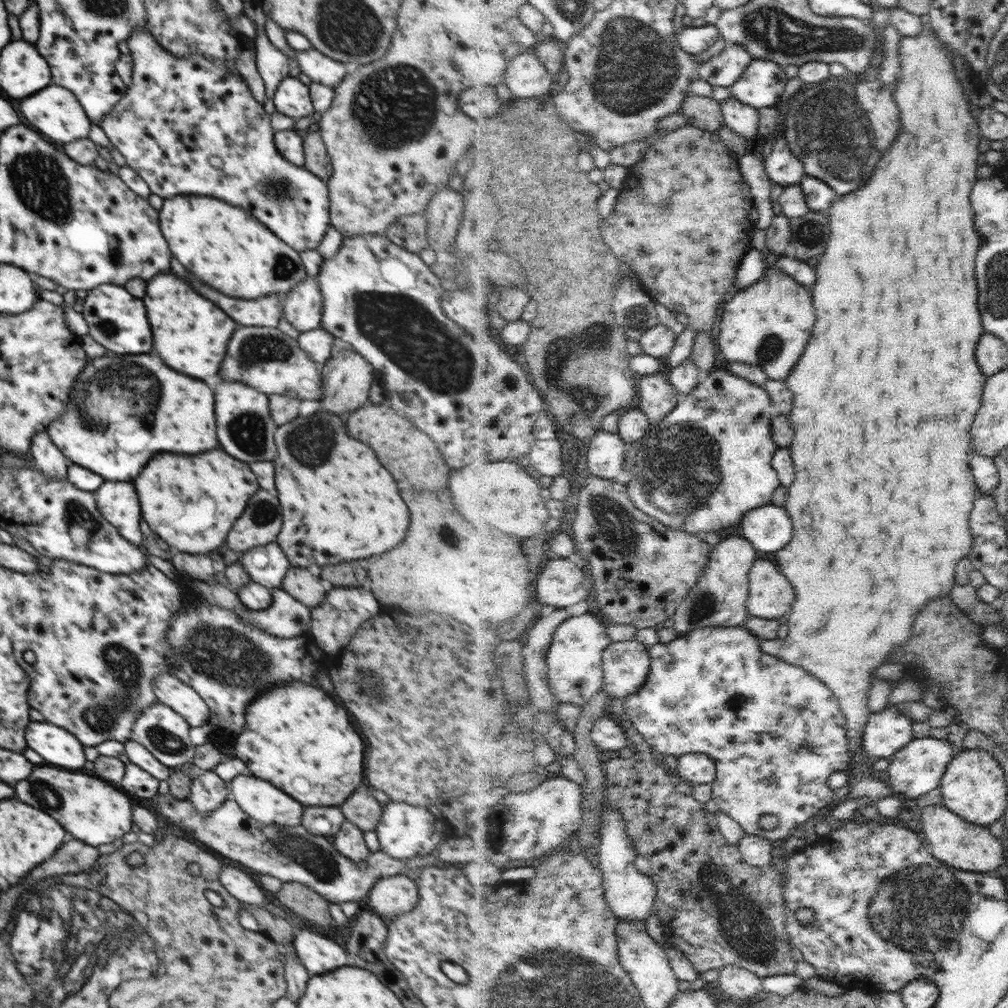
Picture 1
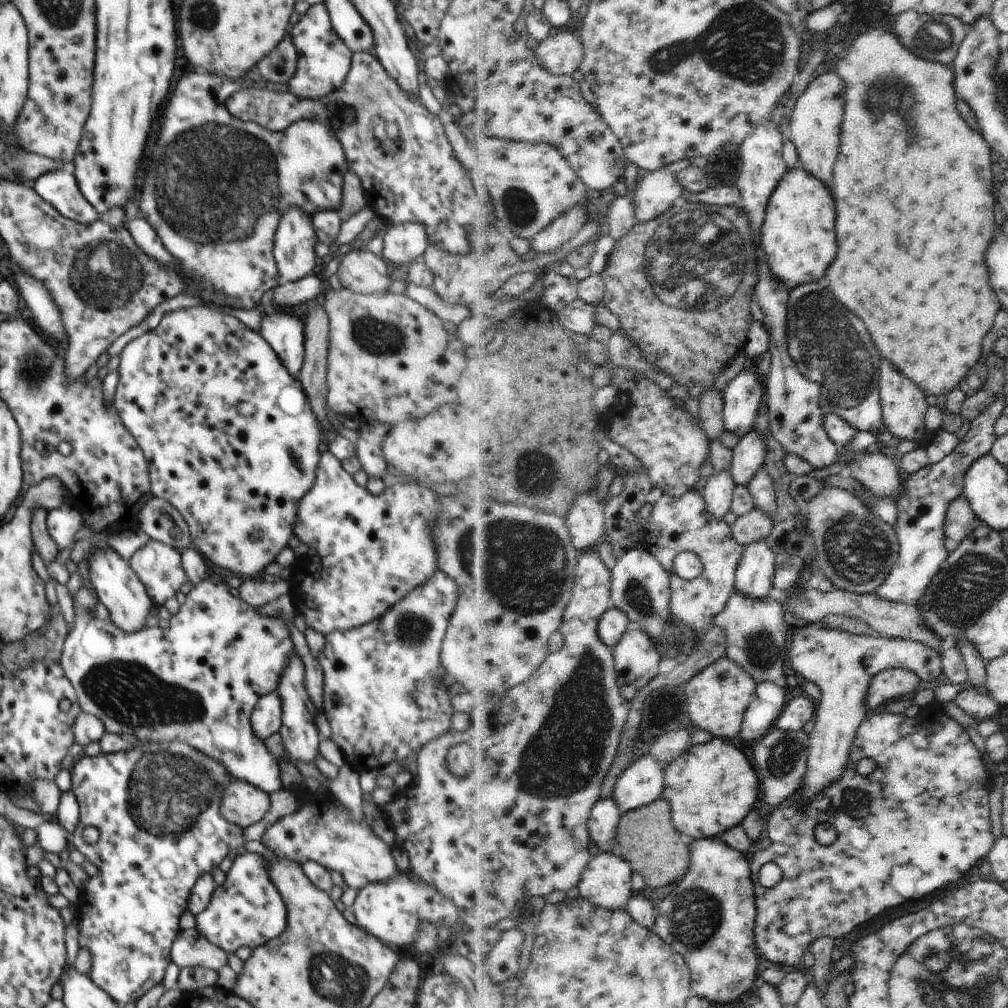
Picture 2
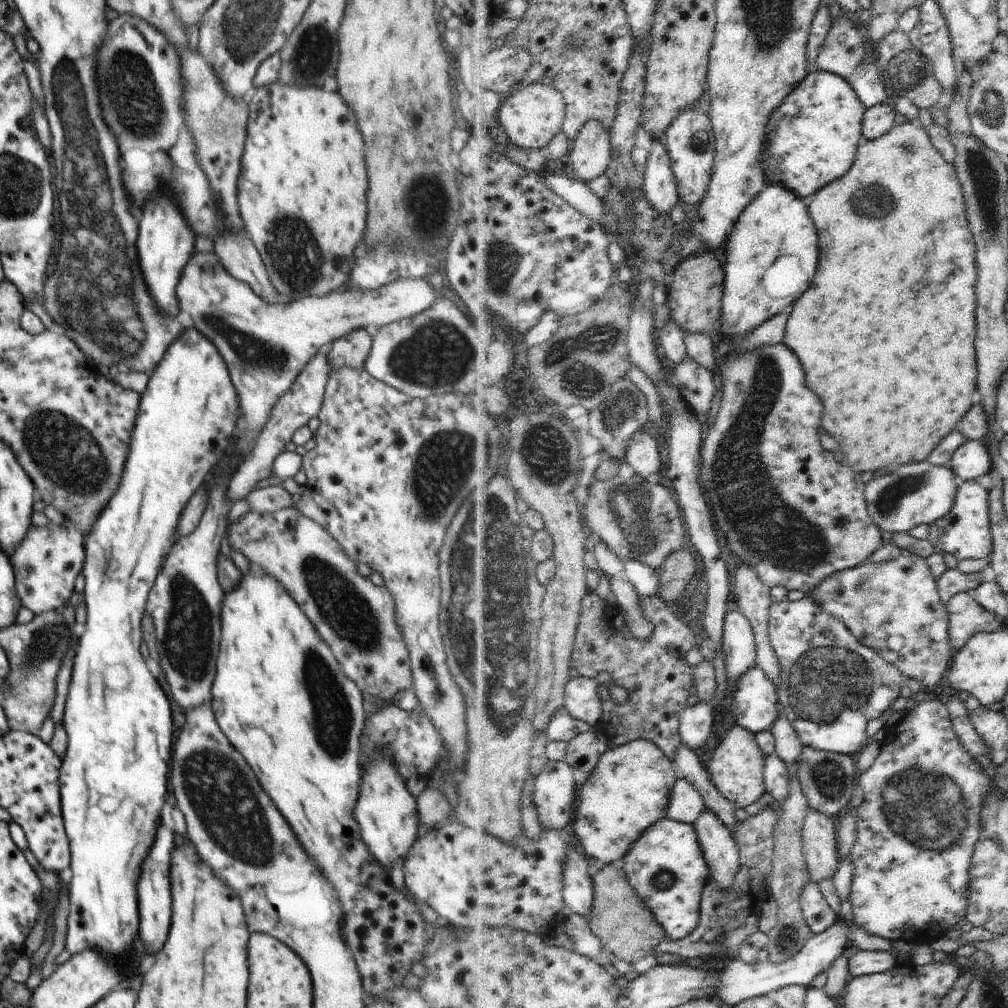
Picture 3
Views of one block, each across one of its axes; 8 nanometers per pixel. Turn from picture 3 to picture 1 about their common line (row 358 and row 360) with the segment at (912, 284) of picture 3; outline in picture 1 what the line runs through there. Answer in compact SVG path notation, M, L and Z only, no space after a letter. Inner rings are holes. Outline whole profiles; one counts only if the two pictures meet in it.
M927 19L921 34L903 37L901 59L902 82L896 90L896 96L898 102L902 104L906 132L902 132L898 144L894 144L894 150L890 150L890 154L886 154L886 158L882 160L882 168L878 168L878 178L874 176L872 184L868 184L858 192L852 192L850 196L838 196L828 214L834 224L834 244L830 244L830 252L826 252L824 260L819 261L818 264L820 280L814 290L814 300L818 304L818 328L814 332L814 340L810 342L810 348L806 350L806 356L802 358L802 364L798 364L798 372L794 372L794 376L791 374L787 380L796 394L796 408L794 414L790 415L798 432L792 446L794 462L798 468L798 480L790 490L792 496L788 502L788 510L790 514L794 514L796 536L790 548L784 548L778 554L778 562L786 572L786 576L790 576L790 580L794 580L794 586L798 588L798 604L790 620L792 632L788 642L784 640L774 642L760 638L766 653L814 672L814 676L826 680L826 684L838 696L848 719L850 748L854 754L851 771L855 775L850 781L850 802L867 798L873 805L877 800L896 794L889 782L882 782L882 775L880 778L874 774L875 770L872 770L874 761L866 754L865 732L873 716L868 698L874 684L874 674L890 660L890 654L896 648L906 646L908 640L914 636L914 624L918 620L920 608L930 598L950 594L957 580L956 568L959 560L968 556L973 550L974 536L971 521L973 502L978 497L978 488L970 468L972 464L968 464L972 458L970 442L973 442L973 438L970 438L970 424L975 422L977 412L981 408L981 396L985 385L984 374L981 367L978 368L980 365L976 364L976 344L980 342L984 333L983 324L980 322L981 314L976 306L978 288L974 278L974 256L980 248L980 236L974 230L974 218L972 218L974 214L968 200L970 190L976 182L976 166L980 152L978 144L982 138L980 125L974 118L971 105L963 95L963 88L953 65L954 57L949 56L949 50L937 40Z

